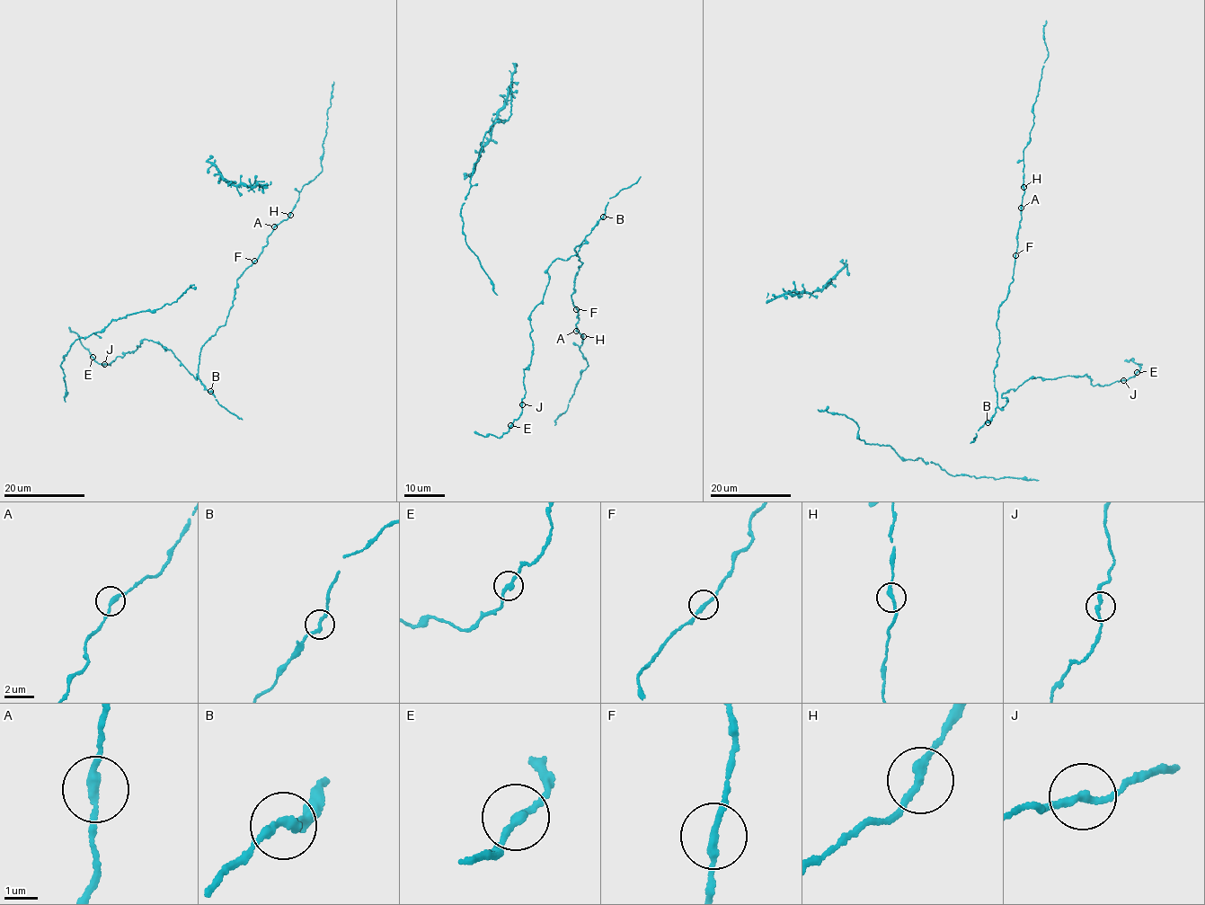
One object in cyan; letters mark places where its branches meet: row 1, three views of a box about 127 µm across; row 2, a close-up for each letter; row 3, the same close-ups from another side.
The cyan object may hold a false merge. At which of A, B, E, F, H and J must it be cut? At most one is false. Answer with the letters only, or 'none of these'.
none of these

